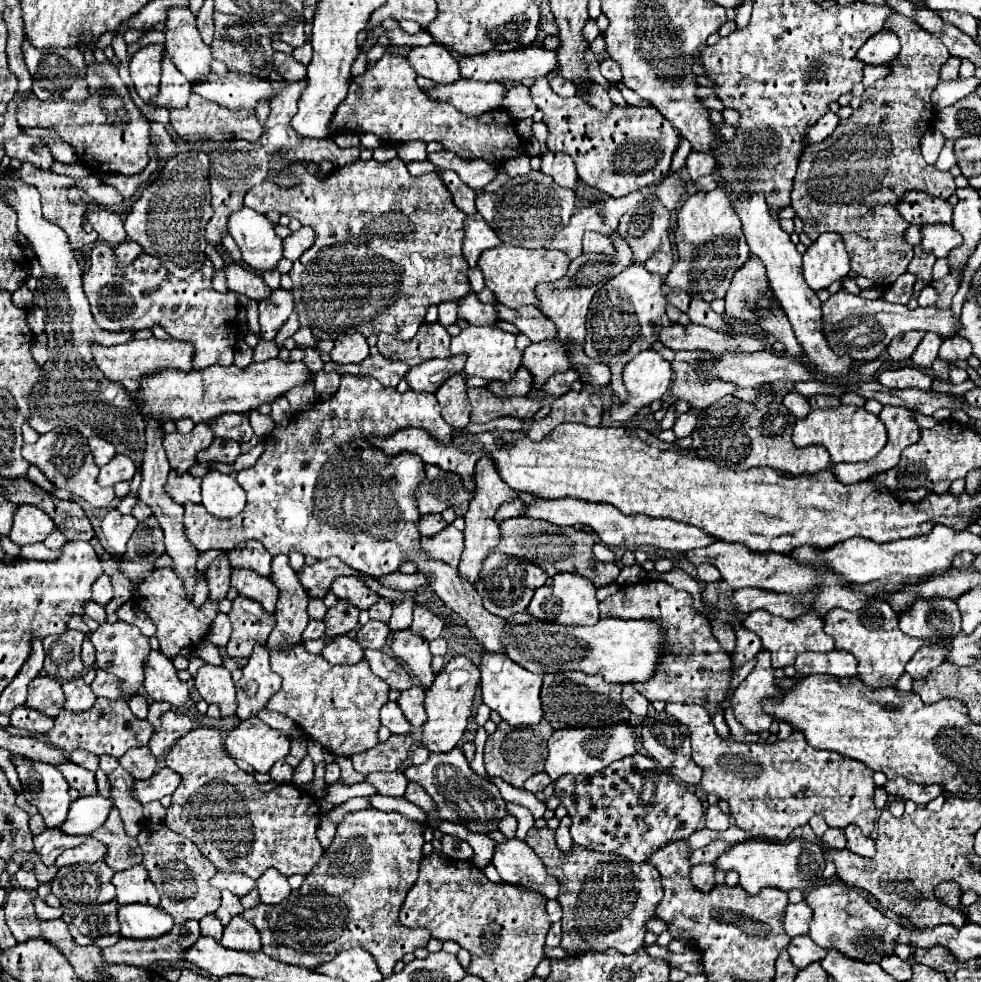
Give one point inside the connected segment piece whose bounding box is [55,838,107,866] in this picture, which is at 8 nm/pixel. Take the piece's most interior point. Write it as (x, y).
(92, 851)

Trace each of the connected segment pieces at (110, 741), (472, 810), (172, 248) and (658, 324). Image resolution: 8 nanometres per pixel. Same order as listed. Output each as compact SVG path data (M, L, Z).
M97 698L95 706L87 712L59 712L55 718L53 730L47 734L47 740L51 746L63 750L63 752L73 752L73 750L87 750L97 756L109 754L113 758L123 756L129 748L135 746L147 746L153 736L153 726L147 720L135 718L131 714L129 706L125 700L107 700L107 698Z
M459 748L447 752L447 754L429 754L427 762L421 766L409 766L403 770L403 774L425 788L425 792L433 798L437 804L435 814L427 814L425 822L431 830L437 830L441 822L459 822L471 832L489 834L497 830L499 820L507 814L505 800L499 794L499 788L491 782L479 778L471 768L467 758Z
M179 152L179 154L175 154L173 158L169 158L167 162L165 162L165 166L161 168L161 172L151 180L151 186L147 186L143 192L141 192L141 196L137 198L137 202L131 206L131 212L127 214L127 220L125 220L125 230L127 230L127 234L129 234L129 238L133 240L133 242L137 242L141 248L143 248L143 252L147 252L147 254L151 254L151 256L155 256L155 258L161 258L161 262L163 262L163 266L171 272L171 274L175 274L177 278L189 278L195 270L199 270L199 266L203 266L203 262L205 262L205 246L207 246L207 242L205 242L205 226L207 226L207 222L209 222L209 218L213 216L213 208L211 208L211 194L207 194L207 190L209 190L209 158L207 158L207 154L205 152Z
M633 264L615 278L611 278L591 300L587 314L587 338L585 338L585 354L593 360L605 360L611 368L611 388L619 396L619 400L627 398L627 390L623 386L621 370L623 366L639 352L651 350L651 346L659 340L659 330L663 326L671 326L671 320L665 314L665 294L663 294L663 278L659 274L651 274L641 264Z

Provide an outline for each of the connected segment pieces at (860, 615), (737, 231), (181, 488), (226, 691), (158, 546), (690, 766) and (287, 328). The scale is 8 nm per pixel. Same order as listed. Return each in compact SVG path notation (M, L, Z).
M871 598L867 606L855 612L847 612L841 608L829 610L823 616L823 630L835 638L835 650L847 650L859 660L859 678L871 688L881 688L895 686L913 654L927 644L925 640L903 634L897 628L897 622L899 618L885 598Z
M715 188L707 194L697 192L683 202L677 214L675 242L679 260L669 272L665 284L671 288L681 288L705 302L725 298L735 270L739 270L739 266L743 266L743 262L747 262L747 258L751 256L749 246L743 238L743 230L739 226L739 216L735 214L727 194L721 188Z
M175 470L169 472L169 480L165 484L165 492L177 502L177 504L185 504L185 502L201 502L201 478L195 478L191 474L183 474L179 476Z
M205 664L199 668L195 676L195 688L207 704L217 704L221 710L221 718L233 718L237 710L235 684L231 680L231 672L223 666Z
M155 516L139 522L133 538L127 542L127 550L121 560L157 560L165 552L163 546L163 530Z
M665 710L663 712L655 712L653 716L643 716L641 718L641 744L647 750L647 756L655 758L665 770L669 770L669 774L673 774L679 782L683 784L699 784L703 770L693 762L691 758L691 742L689 742L689 730L687 726L683 726L681 722L675 722L675 718L671 718Z
M293 310L293 312L291 312L291 316L289 316L289 320L287 320L287 324L285 324L285 326L281 328L281 332L277 334L277 346L279 346L279 348L283 348L283 342L285 342L287 338L291 338L291 336L299 330L299 326L301 326L301 324L299 324L297 312Z

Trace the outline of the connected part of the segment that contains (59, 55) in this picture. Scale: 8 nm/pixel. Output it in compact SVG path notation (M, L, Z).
M27 36L23 38L23 52L27 68L33 76L33 92L37 98L47 100L47 96L55 96L51 100L71 100L71 102L83 102L89 98L89 90L85 84L85 60L83 52L79 48L59 48L59 50L39 50L27 42Z

